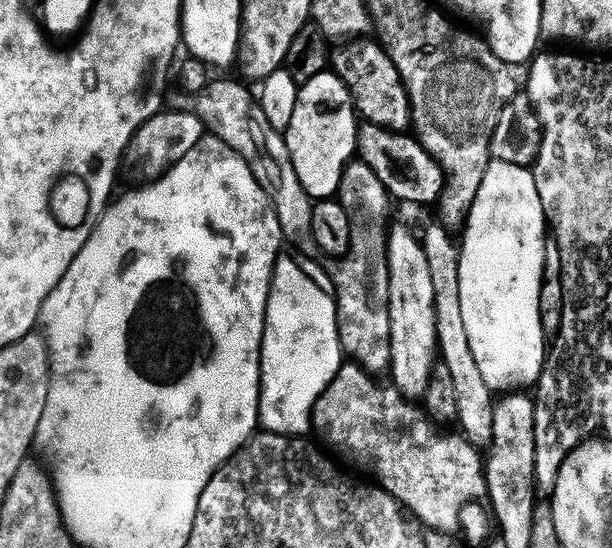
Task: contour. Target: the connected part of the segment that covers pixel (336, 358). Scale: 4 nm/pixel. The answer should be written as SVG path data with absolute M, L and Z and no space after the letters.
M277 259L274 271L276 273L270 276L270 287L262 308L262 339L258 345L258 420L264 423L262 428L265 432L304 438L313 431L313 406L342 367L342 351L334 319L334 300L292 260Z

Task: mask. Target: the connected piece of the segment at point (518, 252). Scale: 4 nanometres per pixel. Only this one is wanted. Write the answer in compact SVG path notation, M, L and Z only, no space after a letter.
M493 159L484 169L484 177L476 191L476 197L472 199L472 206L466 213L466 223L463 225L462 232L464 232L464 244L462 242L459 245L460 293L462 294L462 322L466 326L466 338L470 346L470 354L474 354L474 362L478 362L478 371L482 373L482 378L486 378L486 386L492 389L493 393L511 394L517 390L528 390L526 389L528 387L531 389L543 373L546 355L546 336L541 331L539 316L540 285L544 281L546 269L546 253L544 254L546 221L542 210L542 198L538 198L538 186L532 168Z

